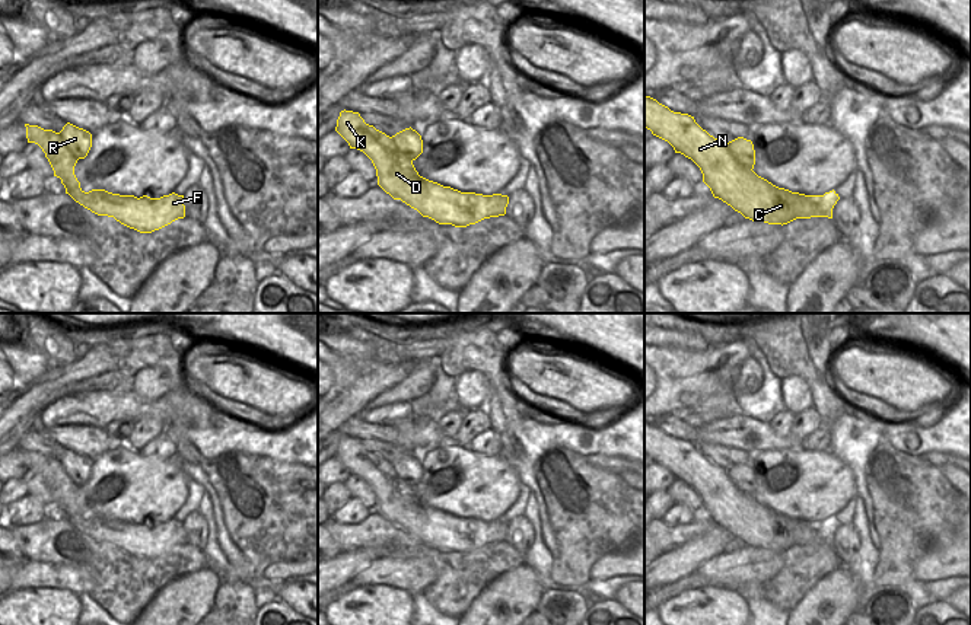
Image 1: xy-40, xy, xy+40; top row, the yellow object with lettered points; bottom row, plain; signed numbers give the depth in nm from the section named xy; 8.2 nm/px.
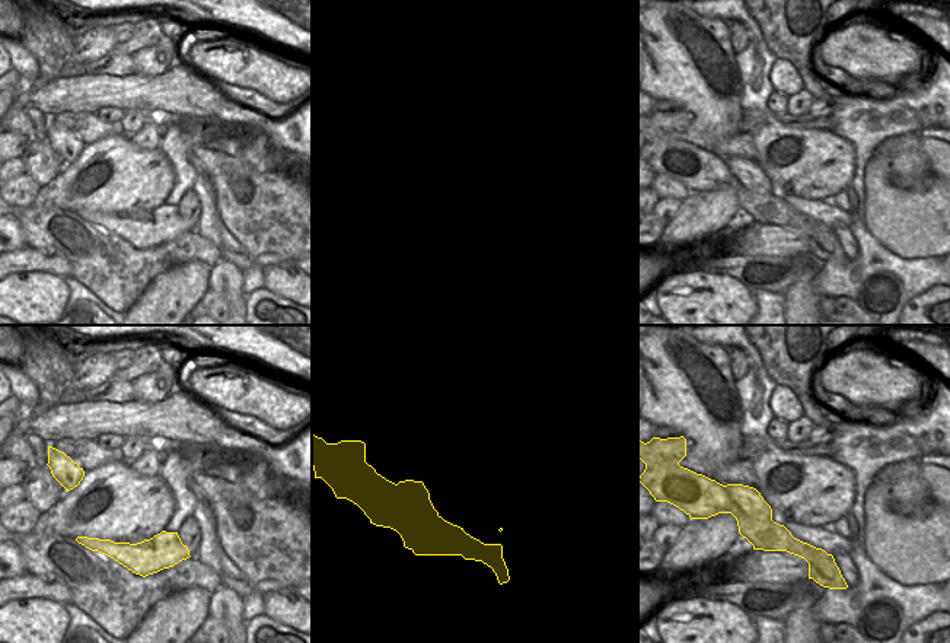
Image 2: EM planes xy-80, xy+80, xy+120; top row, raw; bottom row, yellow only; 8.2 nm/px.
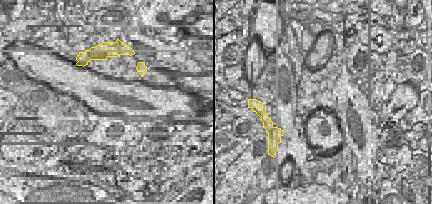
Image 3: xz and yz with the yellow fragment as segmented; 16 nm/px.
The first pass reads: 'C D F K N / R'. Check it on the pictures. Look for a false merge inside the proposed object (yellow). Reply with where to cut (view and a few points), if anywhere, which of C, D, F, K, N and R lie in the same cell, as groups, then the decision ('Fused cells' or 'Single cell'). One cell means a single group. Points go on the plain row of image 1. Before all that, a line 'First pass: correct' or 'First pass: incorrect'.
First pass: correct
Split along xy+40 (726, 469), (728, 475), (751, 496). Groups: C D F K N / R. Fused cells.

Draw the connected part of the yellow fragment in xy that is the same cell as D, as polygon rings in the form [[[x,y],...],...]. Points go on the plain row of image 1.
[[[341,437],[335,457],[350,475],[363,478],[373,490],[378,511],[423,543],[439,551],[467,554],[506,541],[509,523],[461,519],[418,501],[413,487],[399,478],[392,463],[364,449],[359,439]]]

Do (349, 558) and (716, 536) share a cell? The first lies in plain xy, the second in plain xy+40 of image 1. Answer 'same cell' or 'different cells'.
same cell

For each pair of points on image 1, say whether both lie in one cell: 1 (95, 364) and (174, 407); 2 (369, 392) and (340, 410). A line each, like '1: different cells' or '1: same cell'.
1: different cells
2: same cell

